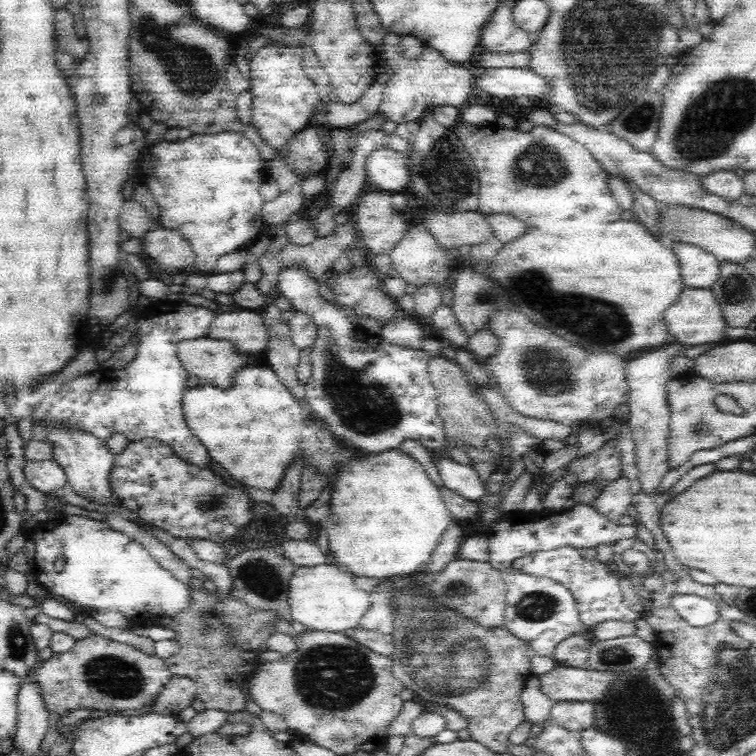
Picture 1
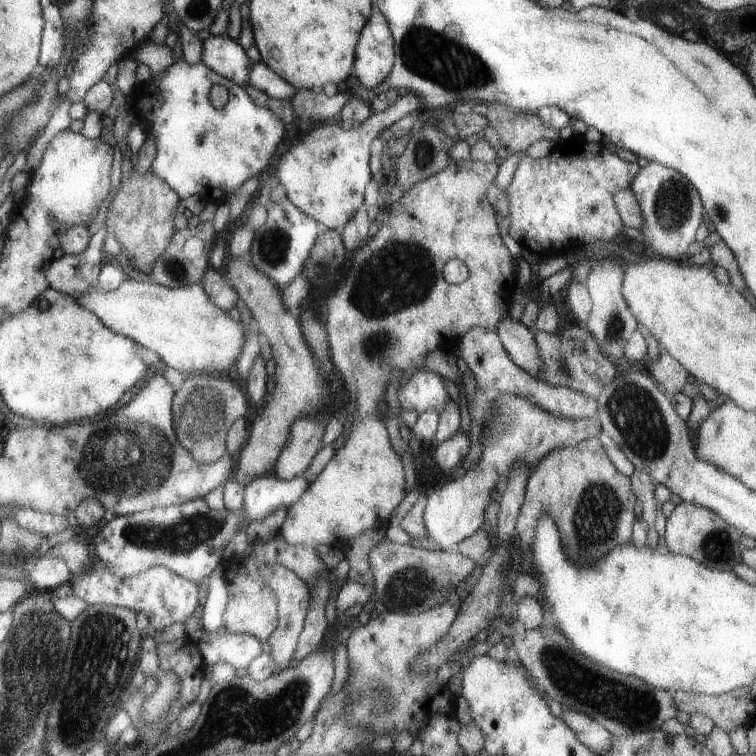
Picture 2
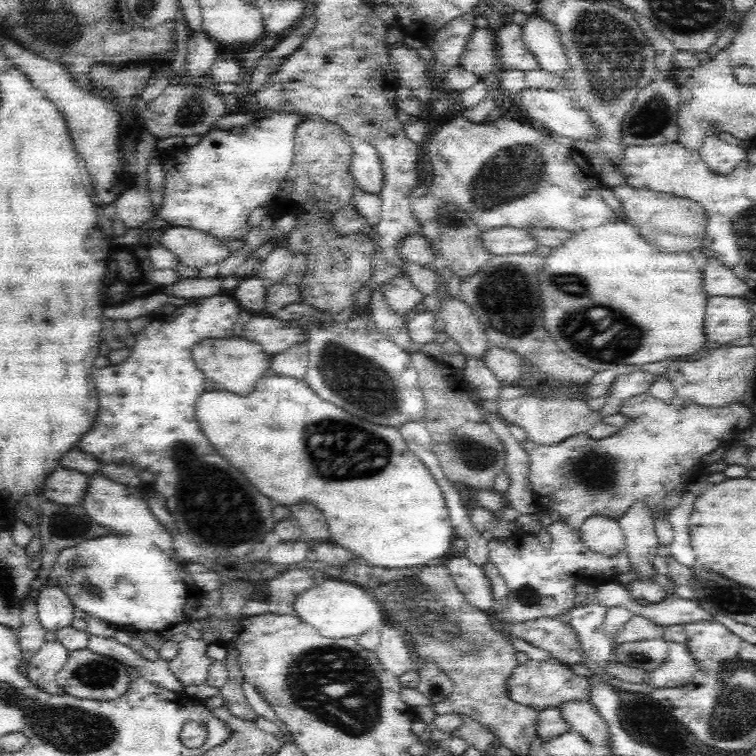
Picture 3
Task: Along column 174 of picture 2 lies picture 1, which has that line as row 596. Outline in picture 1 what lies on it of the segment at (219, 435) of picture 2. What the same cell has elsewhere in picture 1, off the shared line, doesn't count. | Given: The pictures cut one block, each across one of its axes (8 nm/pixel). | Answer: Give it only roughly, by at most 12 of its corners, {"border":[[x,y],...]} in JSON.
{"border":[[394,598],[393,675],[507,753],[532,647],[435,598]]}

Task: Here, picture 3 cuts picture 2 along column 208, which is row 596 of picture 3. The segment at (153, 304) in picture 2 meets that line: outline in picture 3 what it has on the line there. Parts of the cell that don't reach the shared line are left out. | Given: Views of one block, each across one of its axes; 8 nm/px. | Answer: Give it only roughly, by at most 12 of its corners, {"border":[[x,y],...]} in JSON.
{"border":[[327,578],[299,595],[298,618],[326,638],[386,622],[362,588]]}

